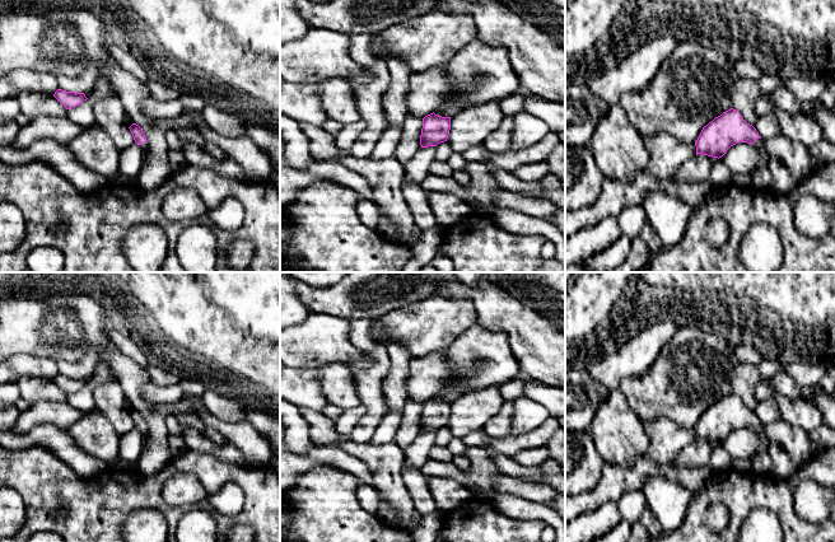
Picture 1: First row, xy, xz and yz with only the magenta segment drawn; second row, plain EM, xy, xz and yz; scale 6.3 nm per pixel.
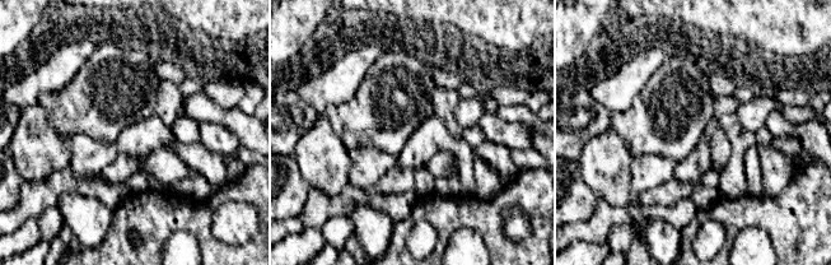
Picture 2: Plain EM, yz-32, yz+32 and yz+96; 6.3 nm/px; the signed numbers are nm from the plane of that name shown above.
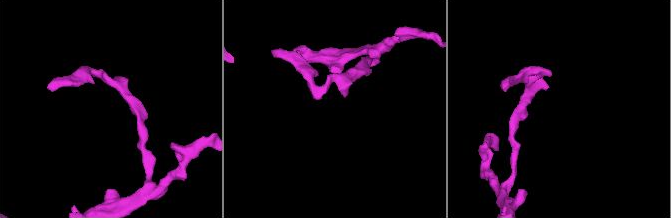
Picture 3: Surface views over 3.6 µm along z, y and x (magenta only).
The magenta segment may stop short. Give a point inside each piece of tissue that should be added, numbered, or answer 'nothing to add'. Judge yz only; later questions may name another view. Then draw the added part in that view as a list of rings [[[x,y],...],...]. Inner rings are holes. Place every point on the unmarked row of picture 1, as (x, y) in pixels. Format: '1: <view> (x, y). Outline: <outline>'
1: yz (761, 465). Outline: [[[757,424],[752,430],[759,436],[761,444],[759,453],[752,459],[752,472],[756,475],[771,475],[773,463],[768,450],[770,441],[764,434],[764,425]]]

